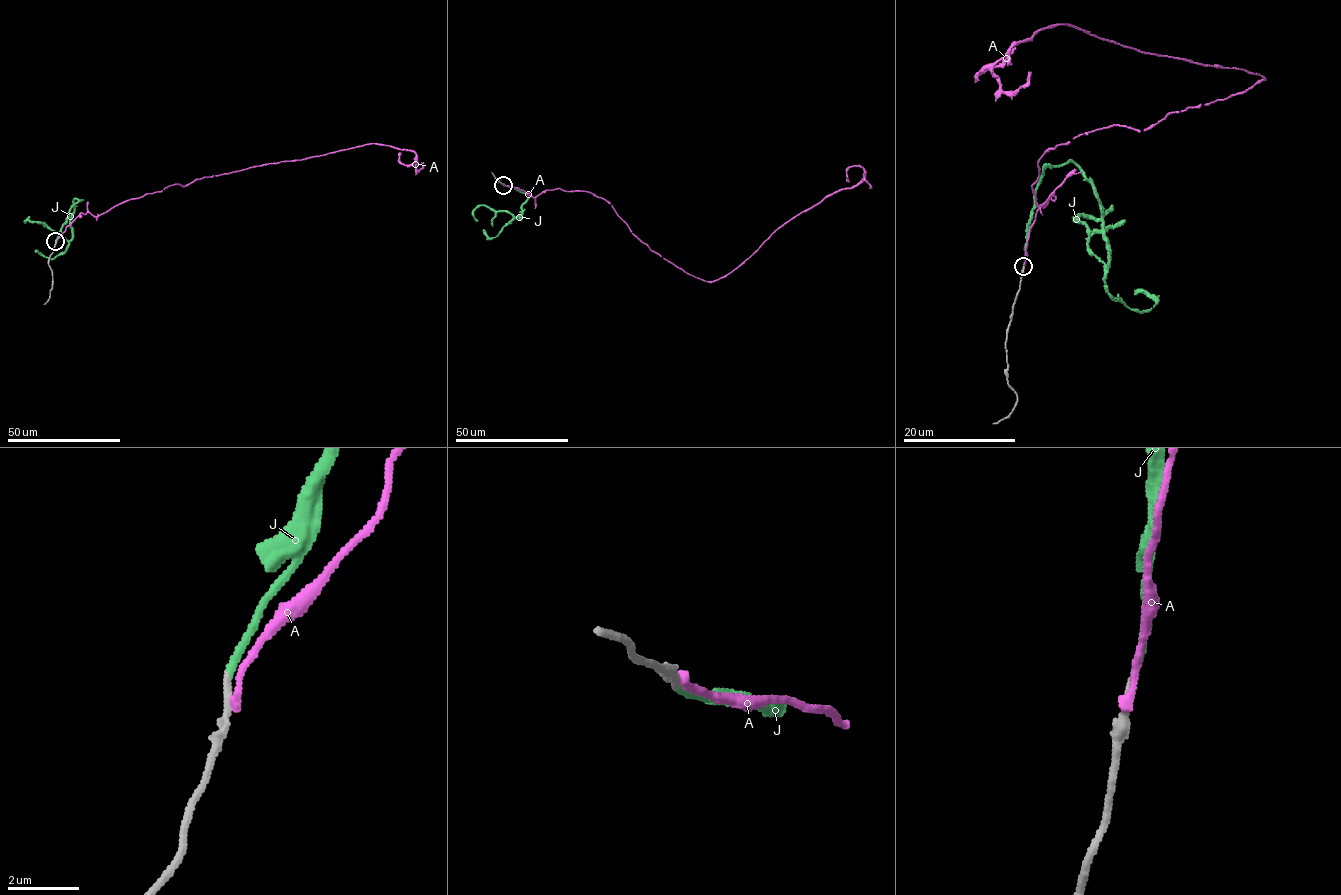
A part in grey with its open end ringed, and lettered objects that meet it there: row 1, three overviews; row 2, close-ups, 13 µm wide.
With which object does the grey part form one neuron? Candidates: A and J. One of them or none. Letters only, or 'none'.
J

